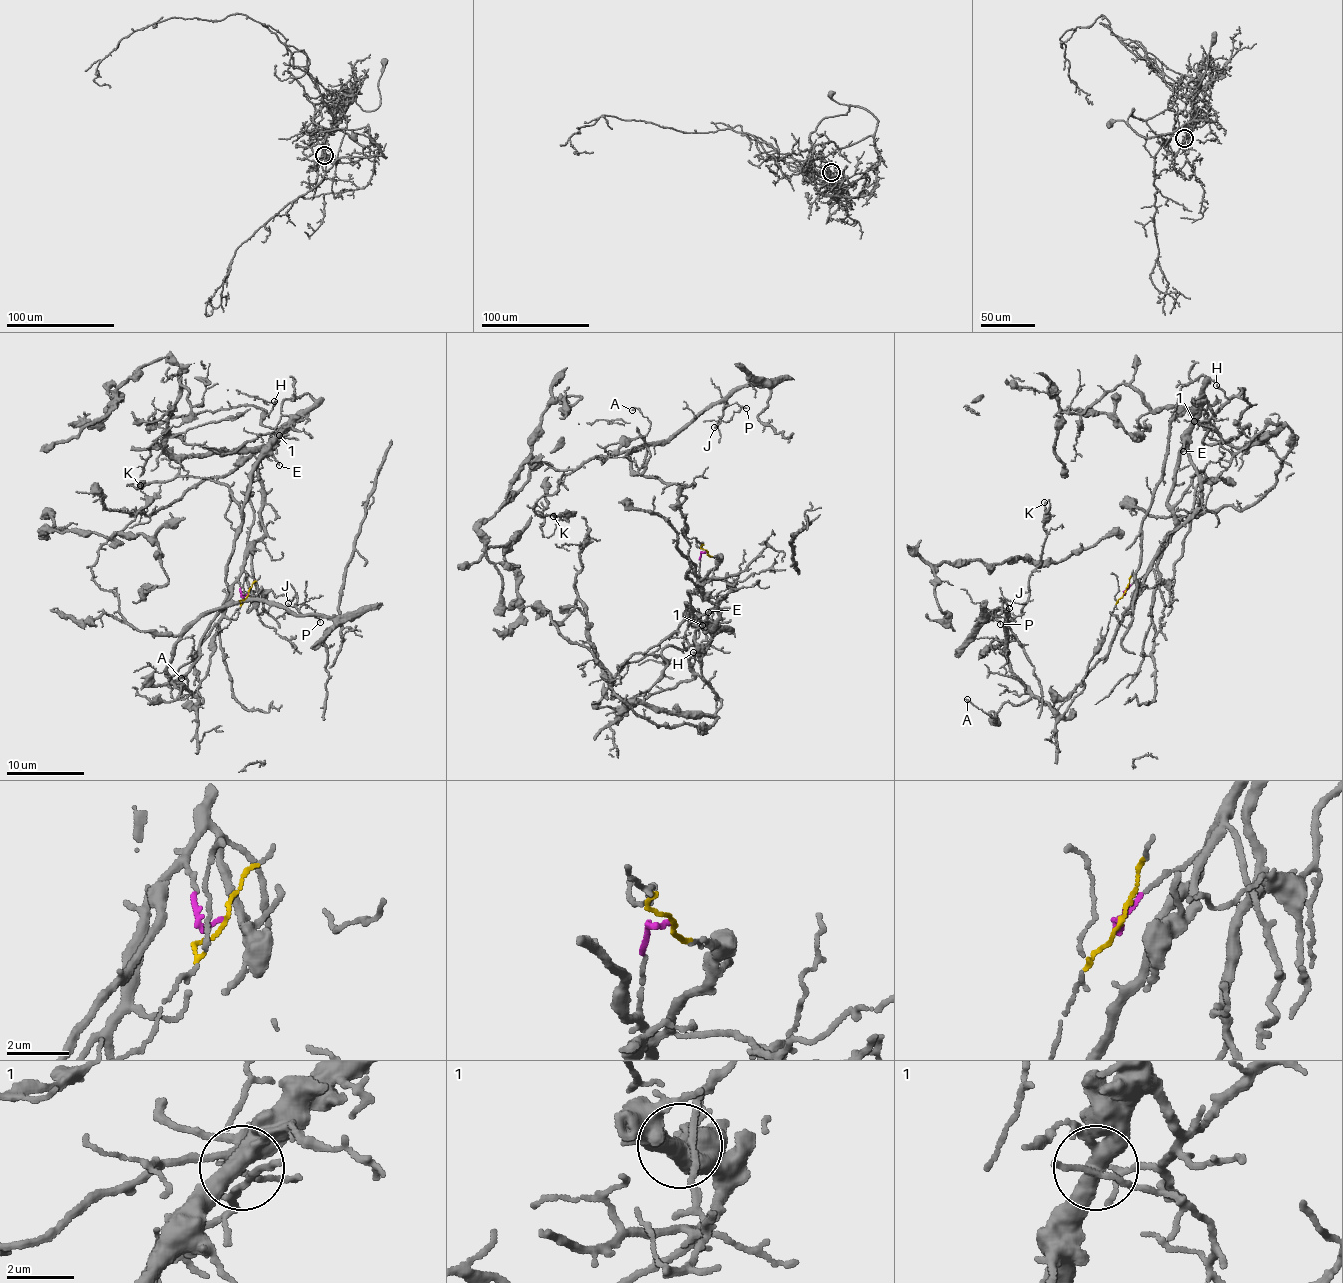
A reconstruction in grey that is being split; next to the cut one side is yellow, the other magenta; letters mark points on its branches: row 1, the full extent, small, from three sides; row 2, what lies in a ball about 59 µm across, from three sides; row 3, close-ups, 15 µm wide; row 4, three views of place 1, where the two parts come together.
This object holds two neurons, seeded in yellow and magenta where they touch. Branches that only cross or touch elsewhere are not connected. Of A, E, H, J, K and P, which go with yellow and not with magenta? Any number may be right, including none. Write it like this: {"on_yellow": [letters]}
{"on_yellow": ["A", "J", "K", "P"]}

